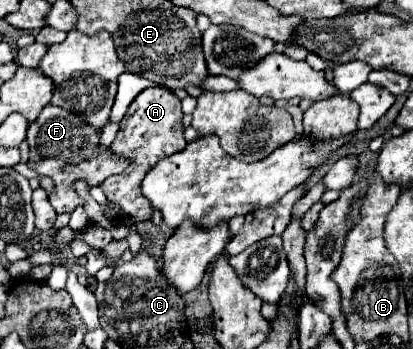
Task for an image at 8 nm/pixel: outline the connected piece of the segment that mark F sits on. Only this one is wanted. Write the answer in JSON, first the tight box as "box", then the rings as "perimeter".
{"box":[28,104,128,214],"perimeter":[[[48,104],[40,116],[28,128],[28,144],[30,144],[30,160],[28,166],[38,172],[38,176],[48,176],[54,182],[54,190],[50,192],[50,204],[58,214],[74,212],[76,206],[84,206],[84,200],[74,192],[74,182],[84,180],[88,186],[98,186],[106,180],[106,176],[120,174],[128,166],[128,160],[120,160],[120,156],[112,156],[110,148],[100,146],[100,128],[86,124],[74,112]]]}

